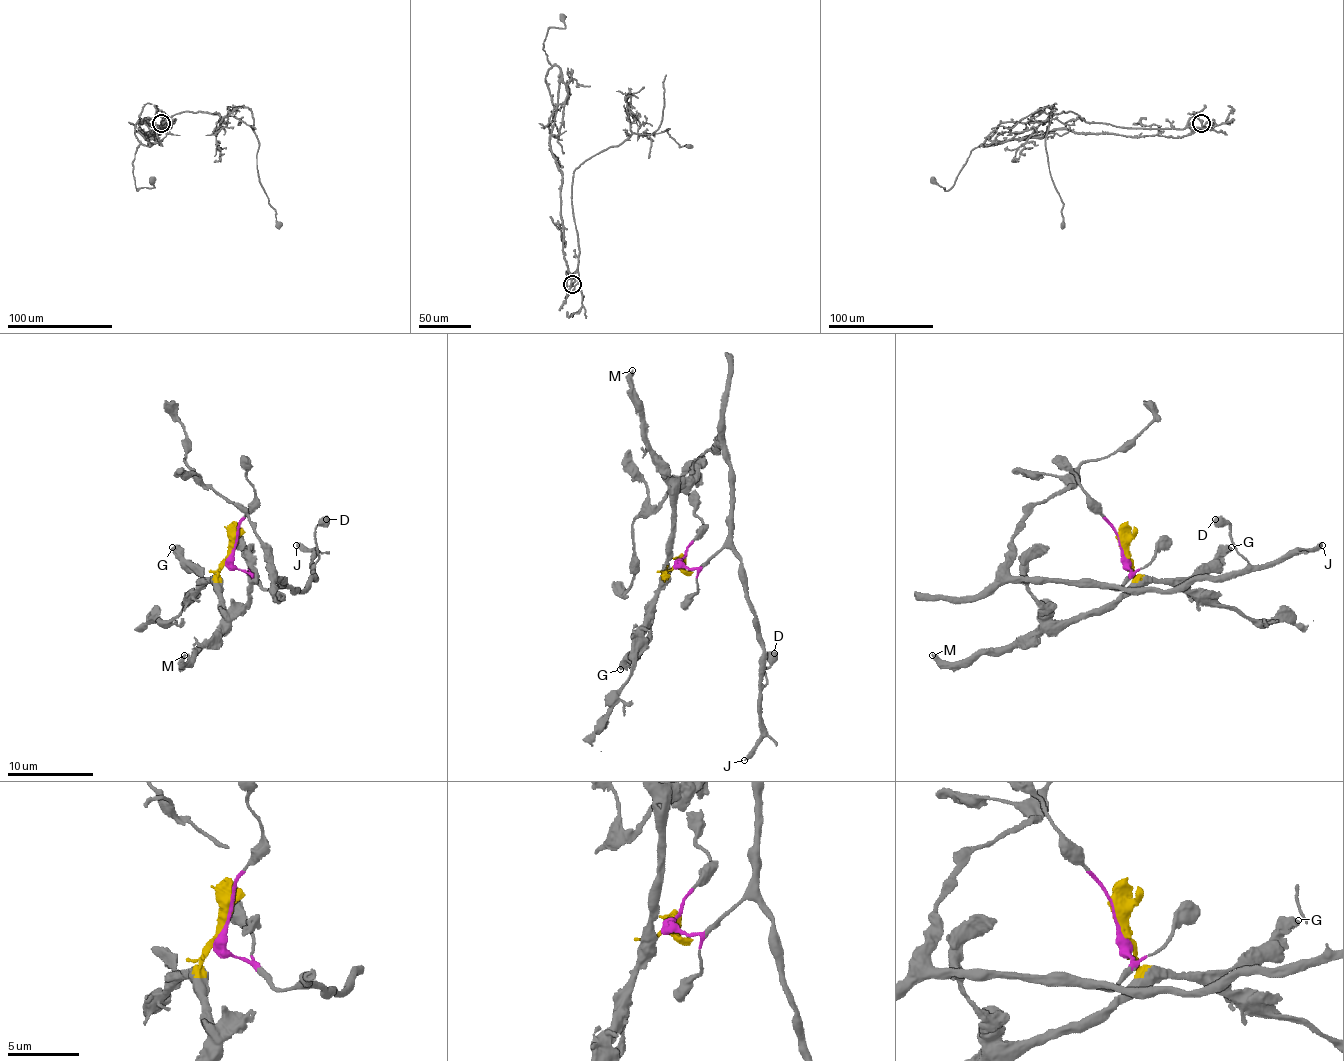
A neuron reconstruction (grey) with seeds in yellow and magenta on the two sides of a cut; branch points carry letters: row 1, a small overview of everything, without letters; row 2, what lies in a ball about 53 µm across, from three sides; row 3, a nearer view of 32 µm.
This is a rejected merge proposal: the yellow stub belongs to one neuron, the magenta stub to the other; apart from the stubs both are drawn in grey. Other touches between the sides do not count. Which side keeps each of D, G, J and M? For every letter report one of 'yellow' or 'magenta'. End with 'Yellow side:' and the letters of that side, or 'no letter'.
D: magenta
G: yellow
J: magenta
M: yellow
Yellow side: G, M

